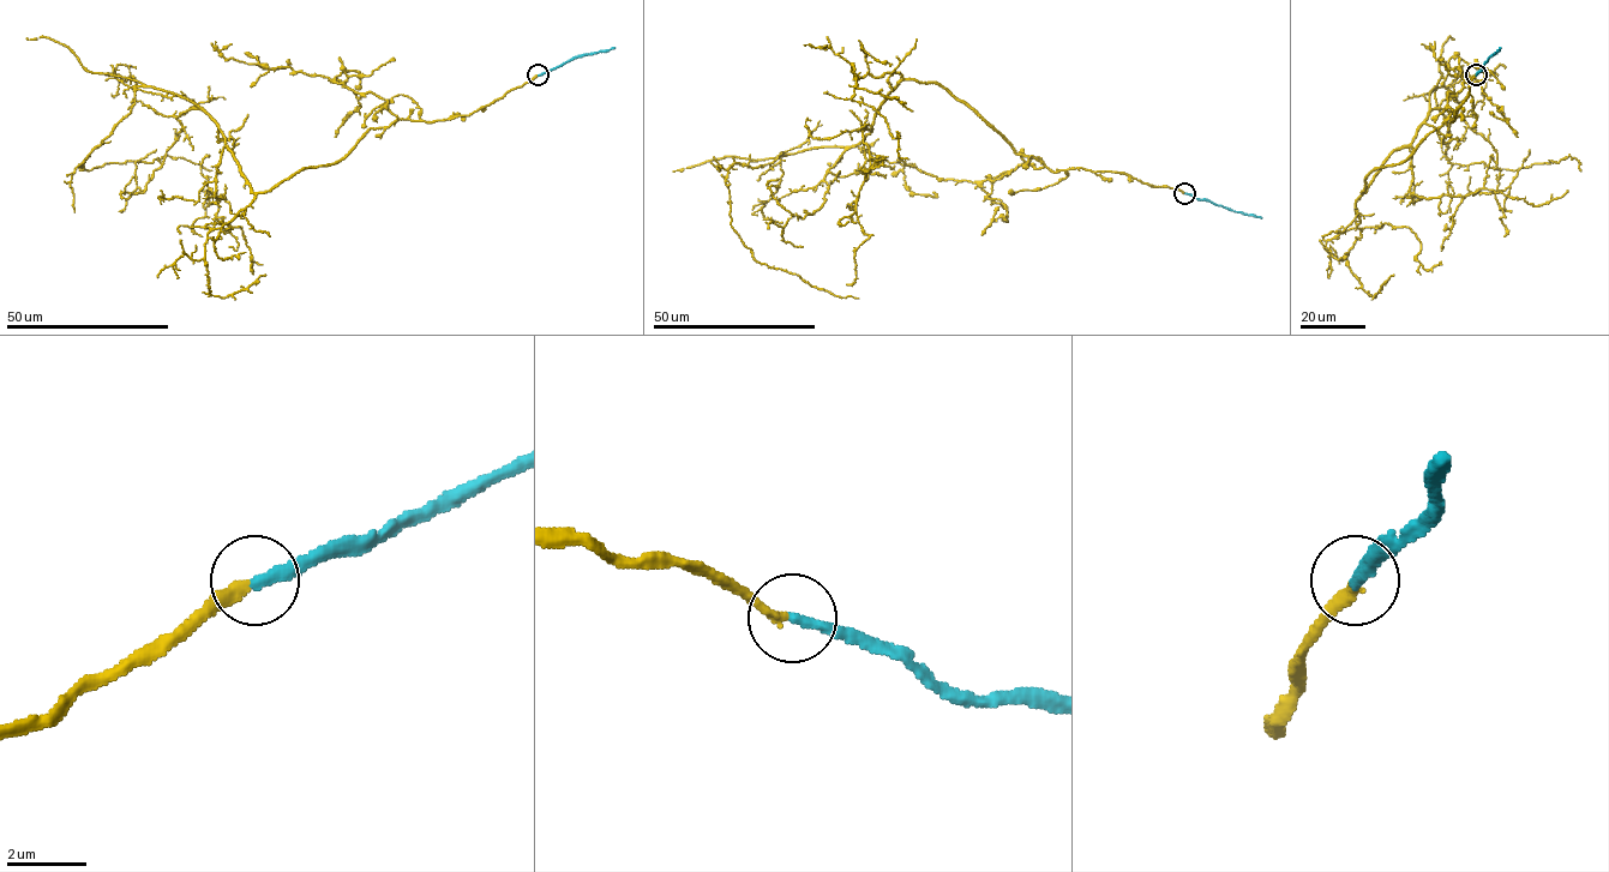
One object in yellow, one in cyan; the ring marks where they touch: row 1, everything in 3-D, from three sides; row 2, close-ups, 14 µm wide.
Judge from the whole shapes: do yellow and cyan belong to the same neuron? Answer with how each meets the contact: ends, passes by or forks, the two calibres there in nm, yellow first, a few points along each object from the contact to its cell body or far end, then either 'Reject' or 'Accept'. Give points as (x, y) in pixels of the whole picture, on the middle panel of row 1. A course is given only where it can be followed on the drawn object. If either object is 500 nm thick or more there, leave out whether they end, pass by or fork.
At the ring yellow ends. At the ring cyan ends. Thickness 260 nm (yellow) against 280 nm. Course of yellow: (1184, 192), (1052, 172), (946, 89), (901, 79), (858, 144), (726, 179), (757, 262), (858, 298). Course of cyan: (1184, 192), (1261, 218). Accept

